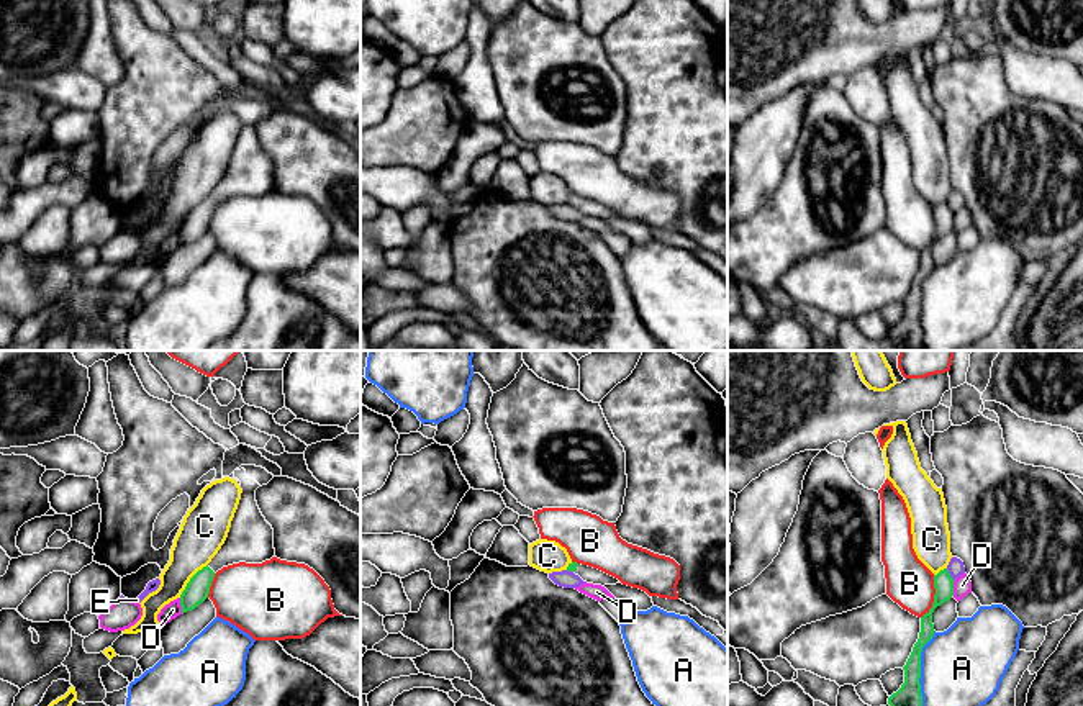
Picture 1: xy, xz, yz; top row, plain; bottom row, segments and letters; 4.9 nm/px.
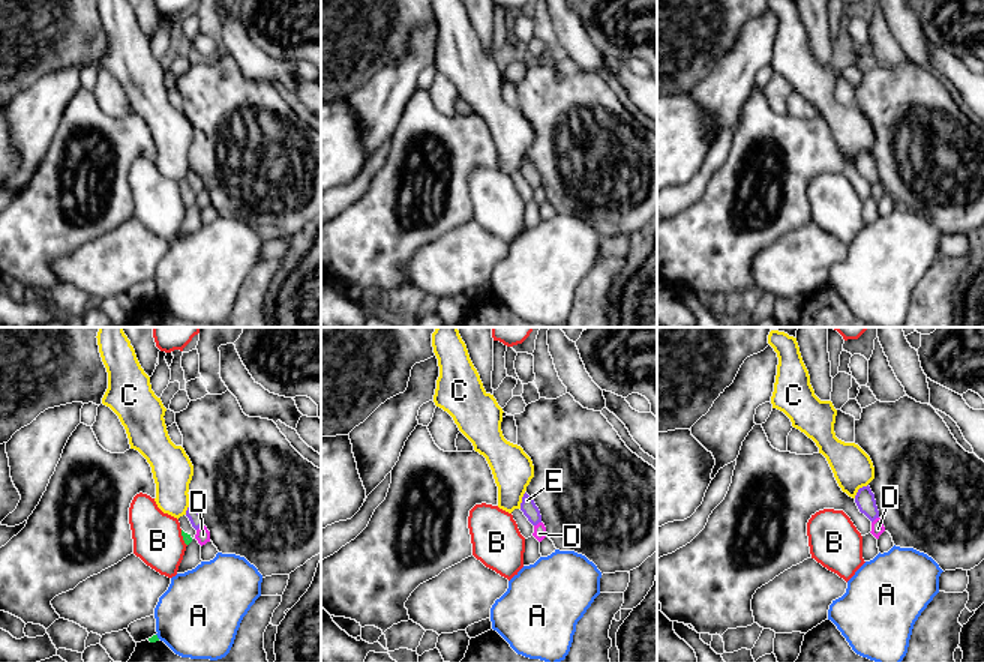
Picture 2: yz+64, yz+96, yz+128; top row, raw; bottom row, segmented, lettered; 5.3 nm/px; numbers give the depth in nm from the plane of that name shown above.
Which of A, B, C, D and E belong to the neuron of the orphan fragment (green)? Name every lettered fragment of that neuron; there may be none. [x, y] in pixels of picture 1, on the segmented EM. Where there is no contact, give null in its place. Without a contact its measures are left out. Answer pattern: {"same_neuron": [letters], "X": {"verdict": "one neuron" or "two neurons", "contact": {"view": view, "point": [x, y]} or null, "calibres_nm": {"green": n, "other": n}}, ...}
{"same_neuron": [], "A": {"verdict": "two neurons", "contact": {"view": "yz", "point": [919, 669]}, "calibres_nm": {"green": 110, "other": 400}}, "B": {"verdict": "two neurons", "contact": {"view": "yz", "point": [934, 597]}, "calibres_nm": {"green": 100, "other": 240}}, "C": {"verdict": "two neurons", "contact": {"view": "xy", "point": [190, 580]}, "calibres_nm": {"green": 120, "other": 220}}, "D": {"verdict": "two neurons", "contact": {"view": "xy", "point": [181, 605]}, "calibres_nm": {"green": 120, "other": 80}}, "E": {"verdict": "two neurons", "contact": {"view": "yz", "point": [949, 575]}, "calibres_nm": {"green": 100, "other": 80}}}

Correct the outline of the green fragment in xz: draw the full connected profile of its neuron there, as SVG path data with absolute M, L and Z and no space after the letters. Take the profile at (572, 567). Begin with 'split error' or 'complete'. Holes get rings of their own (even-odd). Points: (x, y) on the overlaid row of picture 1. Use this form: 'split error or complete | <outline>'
split error | M577 562L569 563L567 570L578 575L583 582L593 583L593 585L605 586L605 585L621 583L618 578L614 578L614 577L598 570L598 568L582 565L582 563L577 563Z

